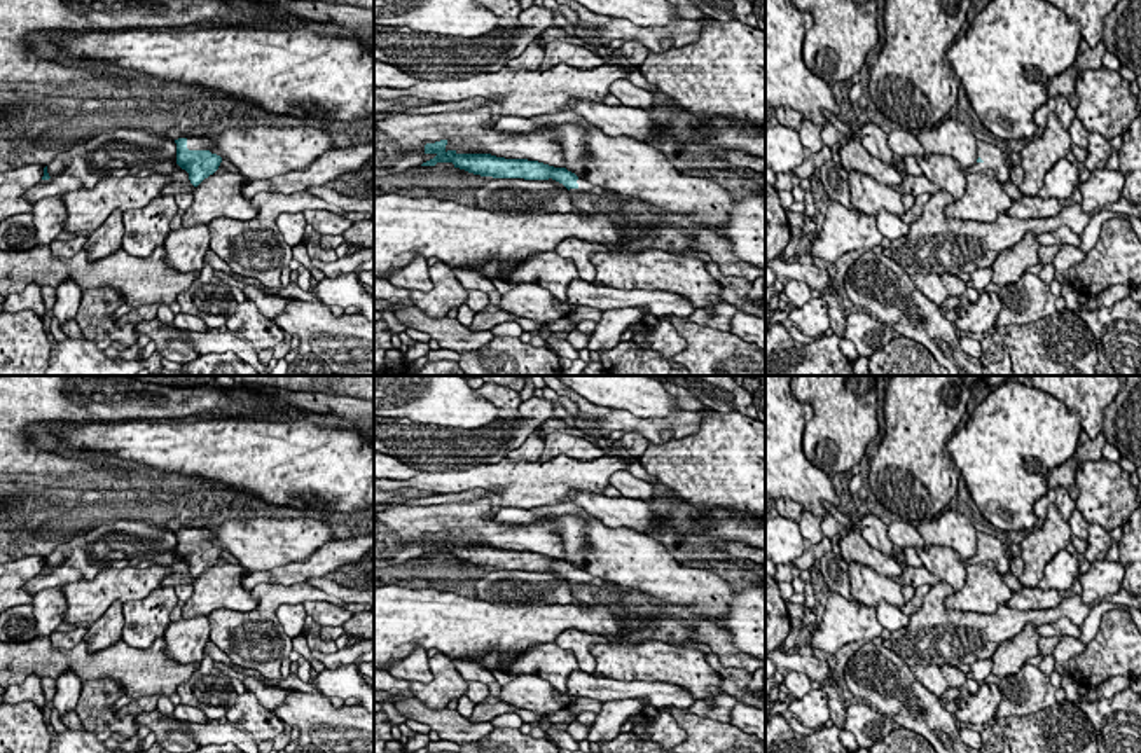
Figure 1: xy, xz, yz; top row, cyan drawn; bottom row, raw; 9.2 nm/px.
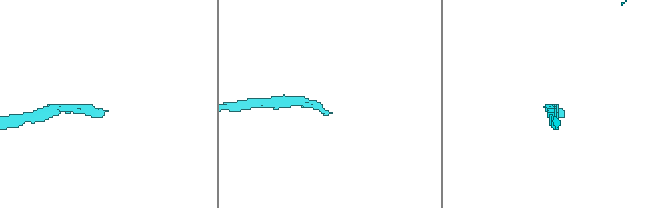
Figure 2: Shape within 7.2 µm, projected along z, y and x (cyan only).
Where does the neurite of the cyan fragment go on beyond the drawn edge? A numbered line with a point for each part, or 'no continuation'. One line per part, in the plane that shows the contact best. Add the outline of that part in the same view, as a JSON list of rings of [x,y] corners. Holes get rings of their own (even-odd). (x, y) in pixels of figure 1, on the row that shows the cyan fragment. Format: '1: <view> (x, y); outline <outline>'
1: xy (193, 144); outline [[[185,136],[189,150],[210,150],[211,142],[208,138]]]

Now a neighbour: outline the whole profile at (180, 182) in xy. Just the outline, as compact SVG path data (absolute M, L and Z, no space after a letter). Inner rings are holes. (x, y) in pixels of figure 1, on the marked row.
M178 169L171 175L168 175L171 182L163 187L163 194L183 194L183 192L194 192L194 185L189 180L189 173L185 169Z

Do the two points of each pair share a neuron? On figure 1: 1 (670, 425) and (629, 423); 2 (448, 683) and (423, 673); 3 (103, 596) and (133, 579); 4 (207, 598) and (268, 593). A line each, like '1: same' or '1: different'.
1: same
2: different
3: same
4: different

